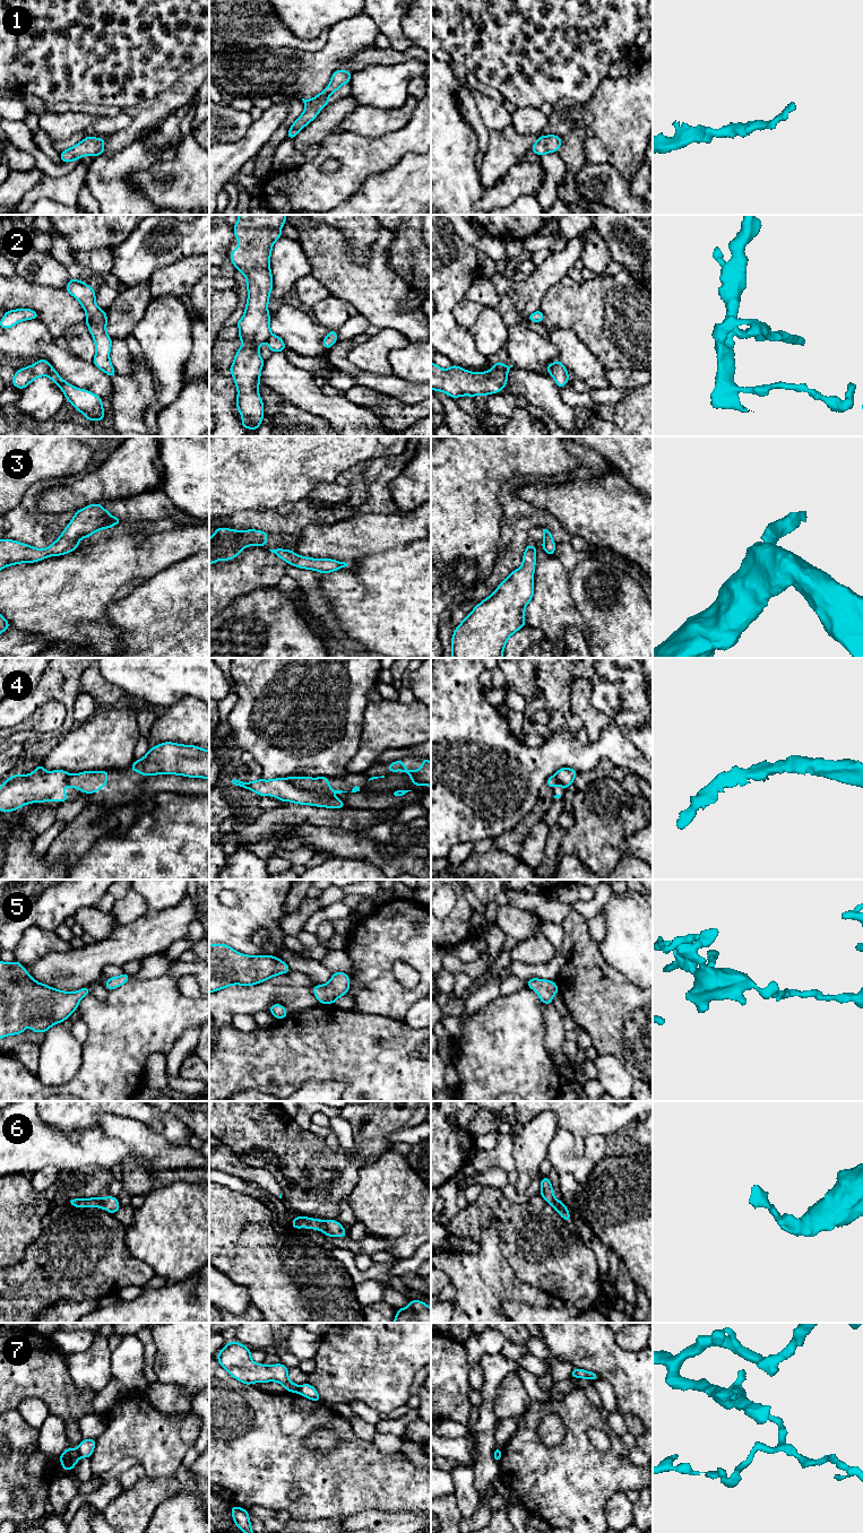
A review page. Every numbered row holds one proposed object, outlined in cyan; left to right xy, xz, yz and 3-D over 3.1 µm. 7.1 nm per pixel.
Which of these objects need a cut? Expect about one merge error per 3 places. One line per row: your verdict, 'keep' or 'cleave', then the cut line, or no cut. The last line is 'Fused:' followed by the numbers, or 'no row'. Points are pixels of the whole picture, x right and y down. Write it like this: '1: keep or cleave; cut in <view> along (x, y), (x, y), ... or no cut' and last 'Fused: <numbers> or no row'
1: keep; no cut
2: cleave; cut in xy along (50, 364), (45, 374)
3: keep; no cut
4: cleave; cut in xz along (285, 778), (298, 787), (329, 796)
5: keep; no cut
6: keep; no cut
7: cleave; cut in xy along (76, 1449), (80, 1456)
Fused: 2, 4, 7

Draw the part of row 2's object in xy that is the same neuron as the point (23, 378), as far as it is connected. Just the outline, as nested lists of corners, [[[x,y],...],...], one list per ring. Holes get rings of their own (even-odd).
[[[41,358],[35,364],[16,371],[11,382],[16,388],[23,390],[35,379],[46,375],[49,367],[50,363],[46,360]]]

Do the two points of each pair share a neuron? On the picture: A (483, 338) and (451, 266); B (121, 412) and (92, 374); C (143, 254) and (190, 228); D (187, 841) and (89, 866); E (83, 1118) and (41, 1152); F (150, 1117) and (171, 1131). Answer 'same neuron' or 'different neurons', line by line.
A: different neurons
B: different neurons
C: same neuron
D: same neuron
E: different neurons
F: same neuron

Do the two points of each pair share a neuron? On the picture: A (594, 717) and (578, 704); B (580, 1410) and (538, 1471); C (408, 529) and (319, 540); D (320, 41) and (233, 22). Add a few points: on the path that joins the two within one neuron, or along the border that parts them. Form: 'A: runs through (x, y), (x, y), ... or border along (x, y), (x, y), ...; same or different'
A: runs through (590, 715), (581, 707); same
B: runs through (576, 1426), (576, 1437), (554, 1458); same
C: runs through (386, 531), (377, 531), (342, 540); same
D: runs through (299, 43), (255, 24); same

